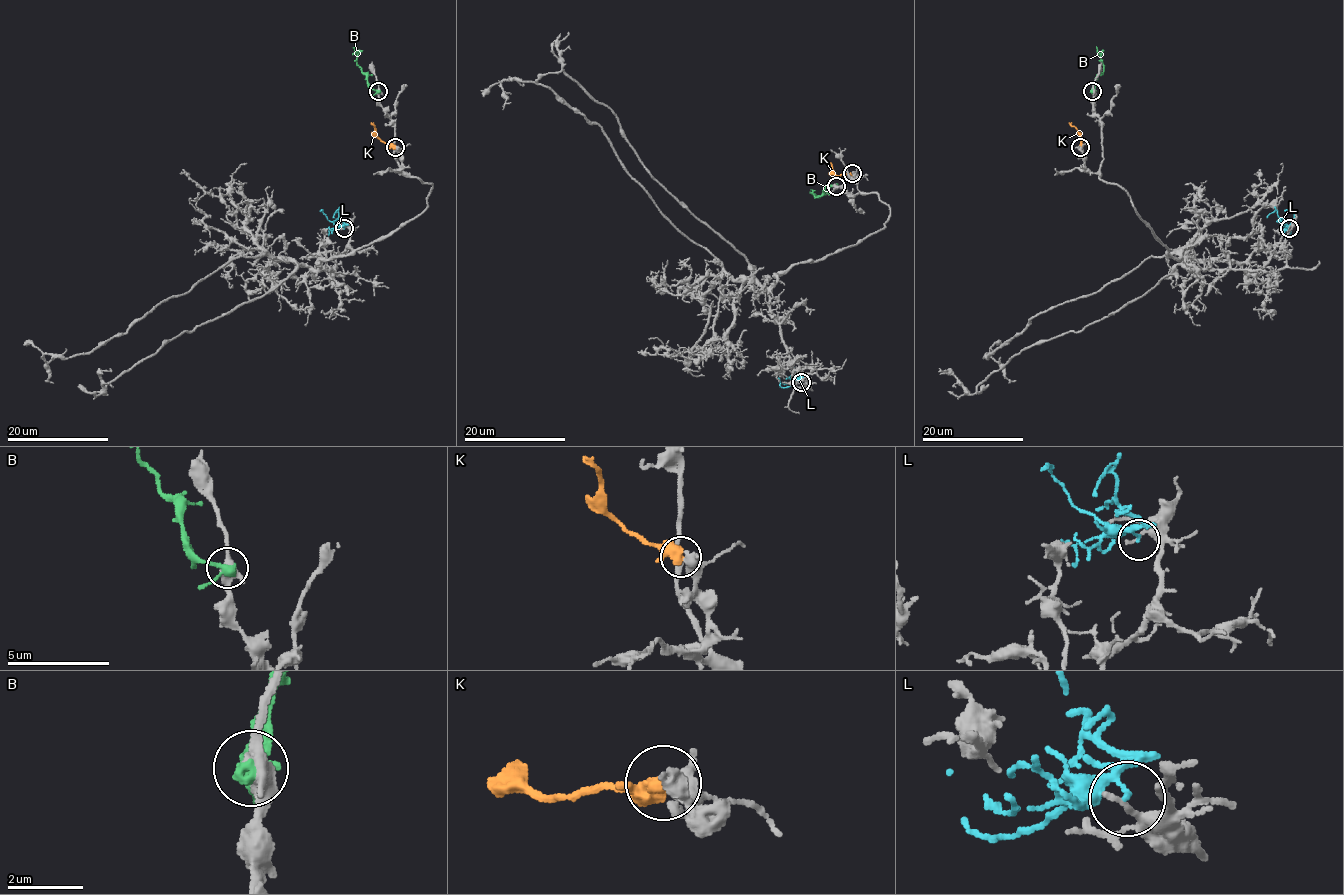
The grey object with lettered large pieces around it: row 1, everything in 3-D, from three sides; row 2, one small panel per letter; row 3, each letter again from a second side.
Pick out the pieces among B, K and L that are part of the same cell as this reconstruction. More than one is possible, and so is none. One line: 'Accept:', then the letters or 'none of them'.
Accept: K

